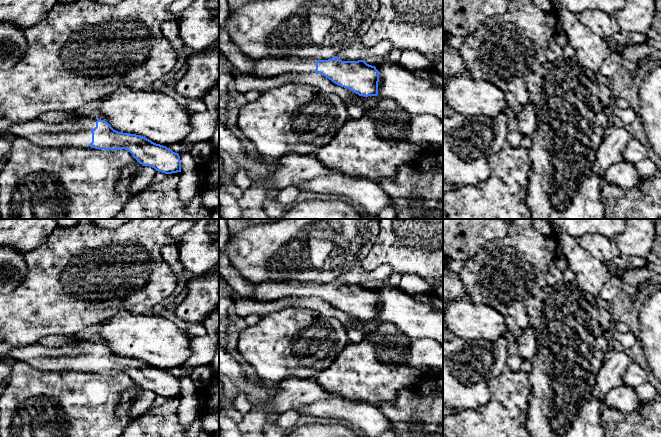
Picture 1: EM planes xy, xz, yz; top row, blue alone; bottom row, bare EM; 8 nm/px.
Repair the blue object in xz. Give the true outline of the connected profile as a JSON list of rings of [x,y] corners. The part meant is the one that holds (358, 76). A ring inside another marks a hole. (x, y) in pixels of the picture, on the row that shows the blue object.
[[[264,58],[255,61],[254,76],[275,77],[284,73],[320,73],[335,84],[350,89],[359,96],[377,96],[379,72],[364,60],[342,61],[314,58]]]

